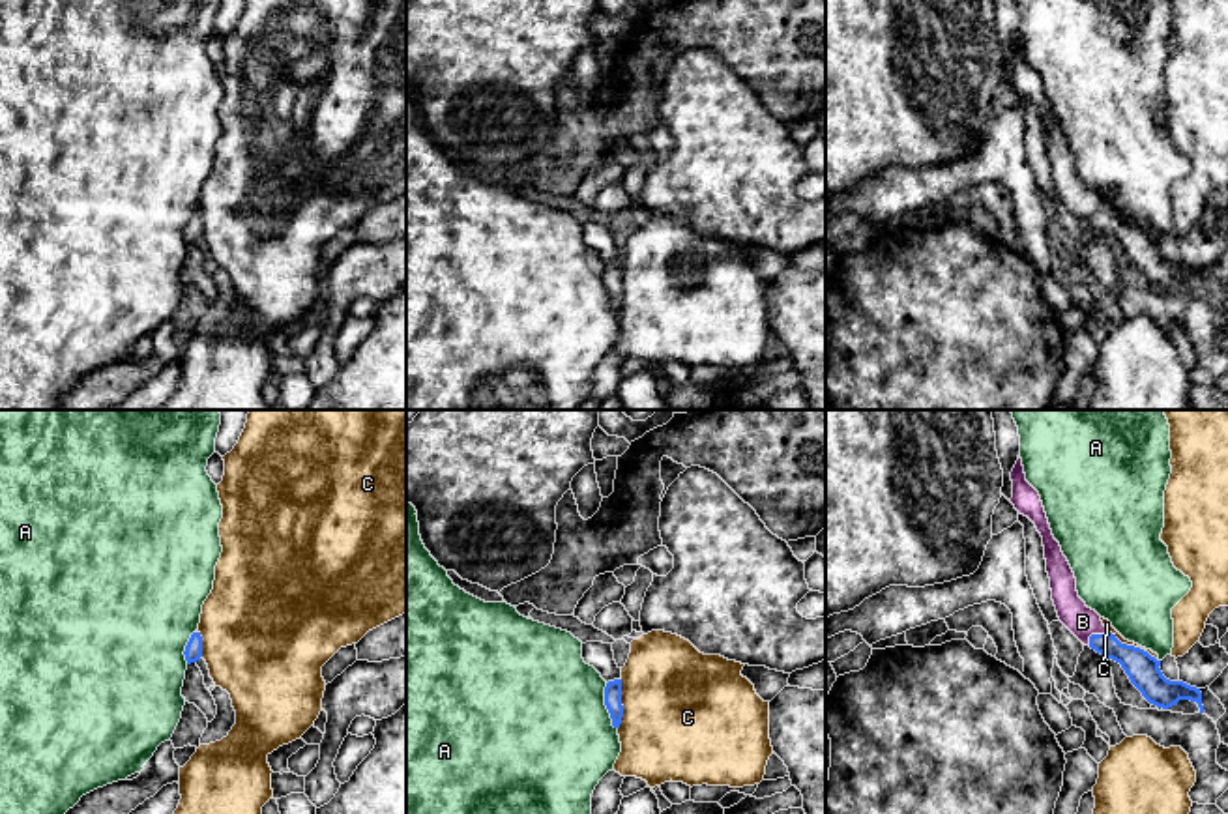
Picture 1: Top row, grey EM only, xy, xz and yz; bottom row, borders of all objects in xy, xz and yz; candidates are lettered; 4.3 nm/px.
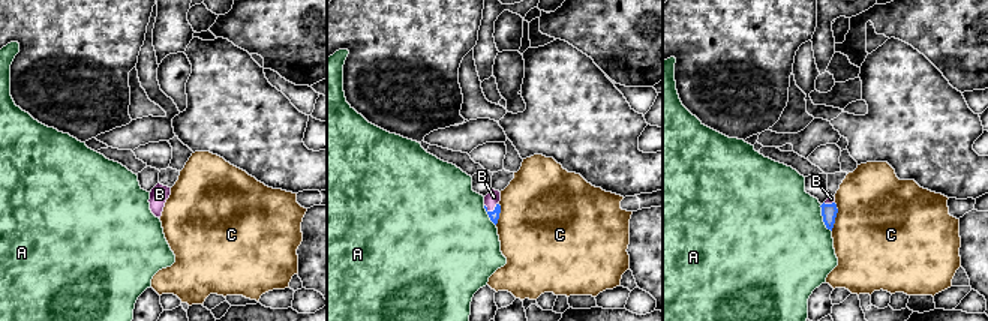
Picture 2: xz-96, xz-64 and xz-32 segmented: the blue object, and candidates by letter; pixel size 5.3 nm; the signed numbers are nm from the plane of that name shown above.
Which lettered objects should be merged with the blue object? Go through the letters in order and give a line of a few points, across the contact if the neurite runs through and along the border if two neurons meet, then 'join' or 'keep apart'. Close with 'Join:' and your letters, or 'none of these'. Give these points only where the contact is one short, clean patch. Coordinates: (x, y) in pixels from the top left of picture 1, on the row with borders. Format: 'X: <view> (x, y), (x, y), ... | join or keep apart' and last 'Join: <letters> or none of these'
A: keep apart
B: yz (1142, 668), (1096, 635), (1082, 622) | join
C: xz (620, 678), (622, 723), (618, 728) | keep apart
Join: B

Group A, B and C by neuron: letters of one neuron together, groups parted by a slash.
A / B / C

